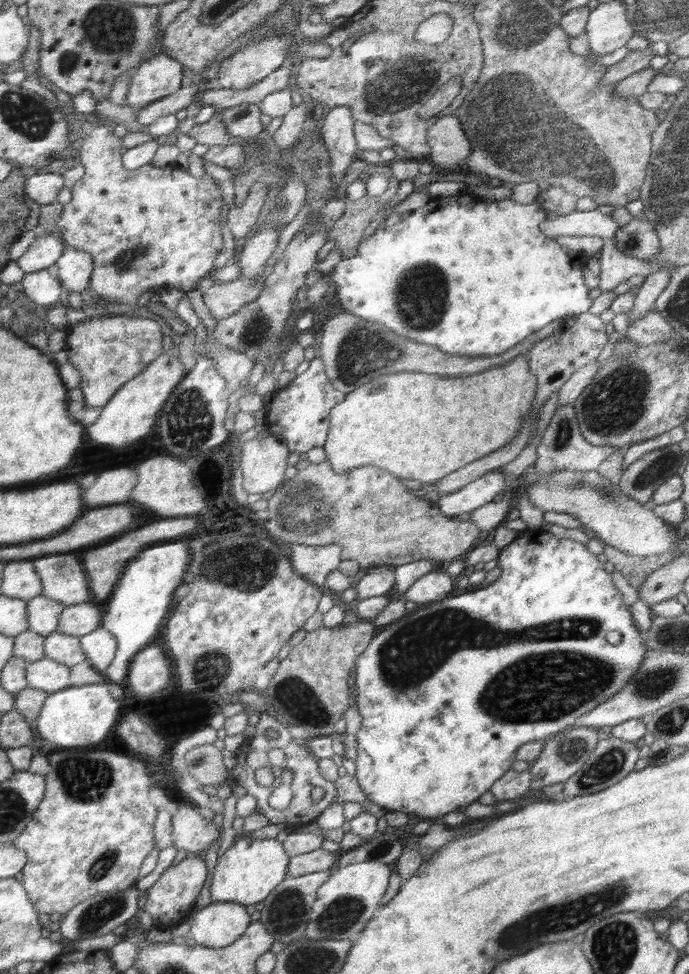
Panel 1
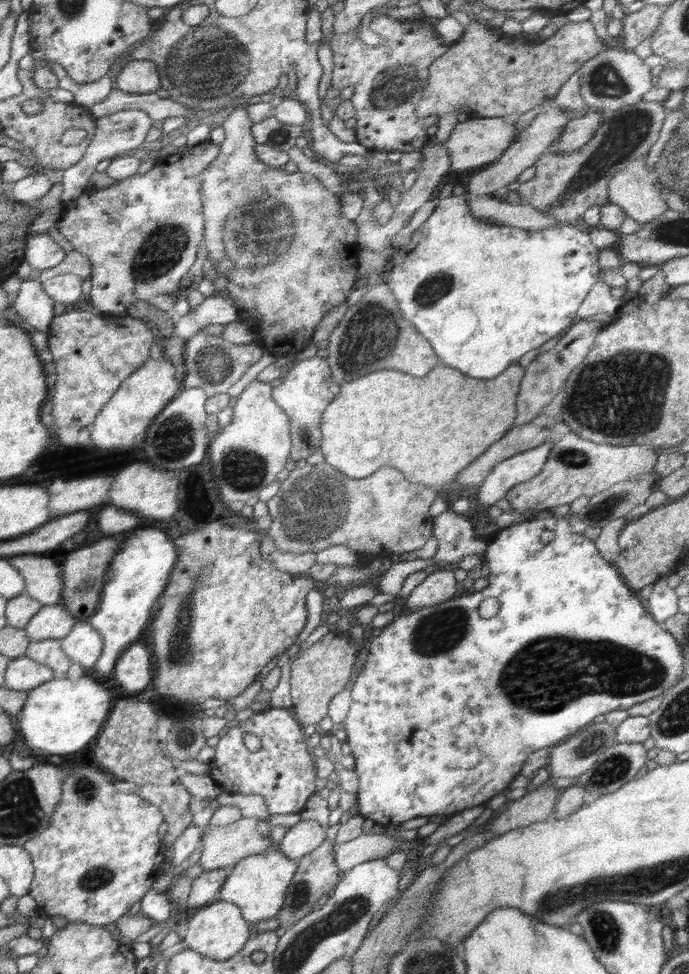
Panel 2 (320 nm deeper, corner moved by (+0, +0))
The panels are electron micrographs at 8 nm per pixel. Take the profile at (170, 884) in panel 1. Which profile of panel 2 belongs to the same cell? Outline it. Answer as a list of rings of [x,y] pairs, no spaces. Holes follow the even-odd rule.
[[[225,867],[206,871],[192,881],[187,907],[202,908],[213,902],[232,870],[232,867]]]

